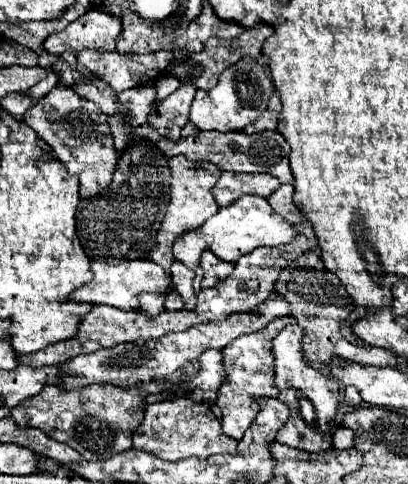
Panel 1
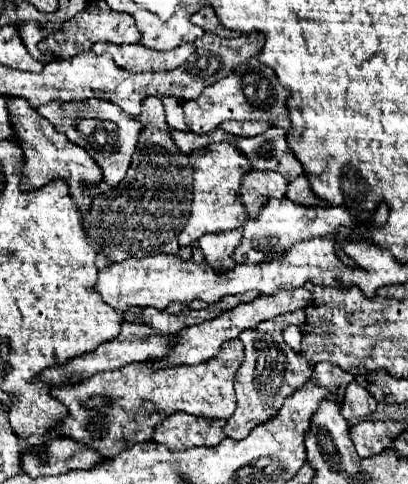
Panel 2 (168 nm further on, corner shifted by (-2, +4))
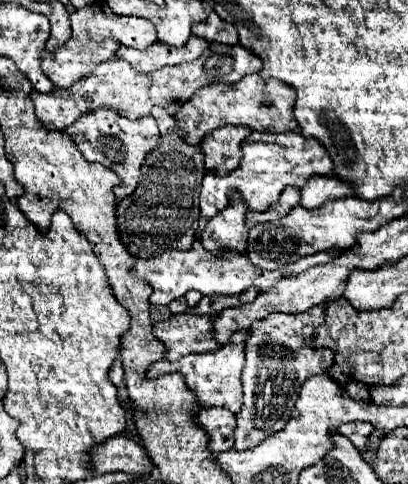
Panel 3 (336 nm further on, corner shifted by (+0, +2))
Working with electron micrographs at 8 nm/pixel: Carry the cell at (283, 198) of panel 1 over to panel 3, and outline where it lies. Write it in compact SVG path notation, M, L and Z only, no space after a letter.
M312 177L304 185L302 193L302 207L320 207L329 200L353 196L355 189L350 185L340 183L336 177Z

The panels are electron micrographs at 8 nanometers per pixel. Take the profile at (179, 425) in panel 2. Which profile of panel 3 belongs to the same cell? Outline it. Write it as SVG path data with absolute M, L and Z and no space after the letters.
M206 407L198 413L196 421L210 435L210 451L214 455L232 449L236 429L236 417L232 411L222 407Z

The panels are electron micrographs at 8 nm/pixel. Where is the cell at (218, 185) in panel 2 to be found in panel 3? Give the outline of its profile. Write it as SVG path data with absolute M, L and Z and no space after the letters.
M284 131L276 135L268 133L250 133L250 139L244 141L242 147L242 163L236 171L220 177L220 175L210 175L206 173L202 181L202 191L200 191L200 211L206 217L216 215L226 207L228 201L228 189L234 187L238 193L244 197L248 207L252 211L268 211L280 197L280 193L286 187L302 189L304 183L312 175L332 175L332 159L324 145L316 139L304 137L300 131Z

